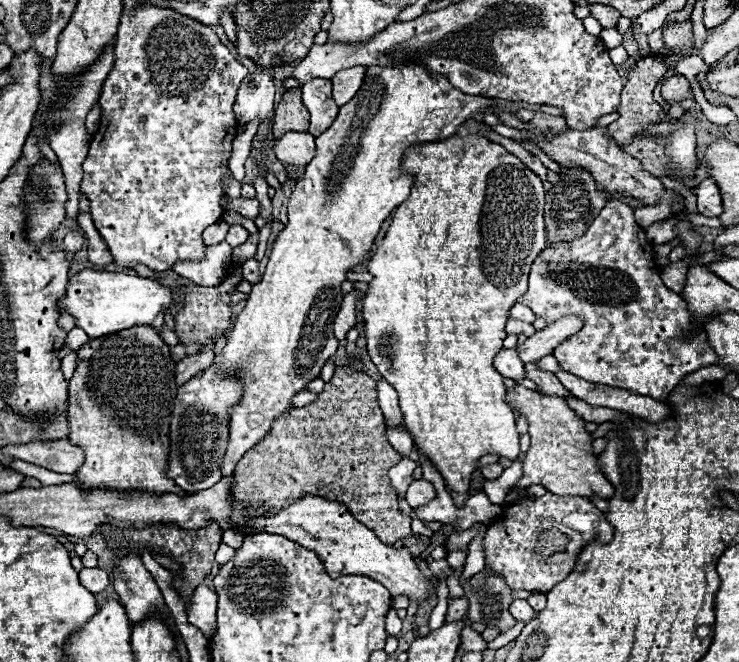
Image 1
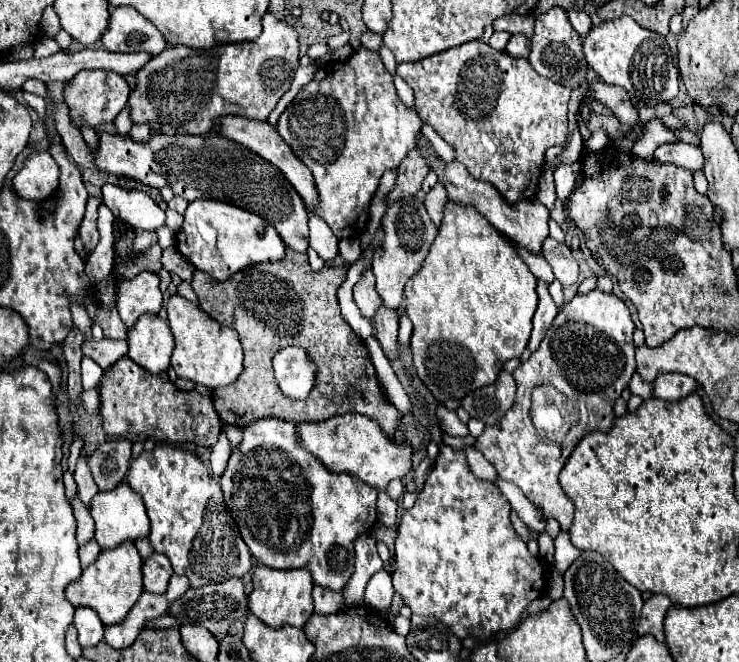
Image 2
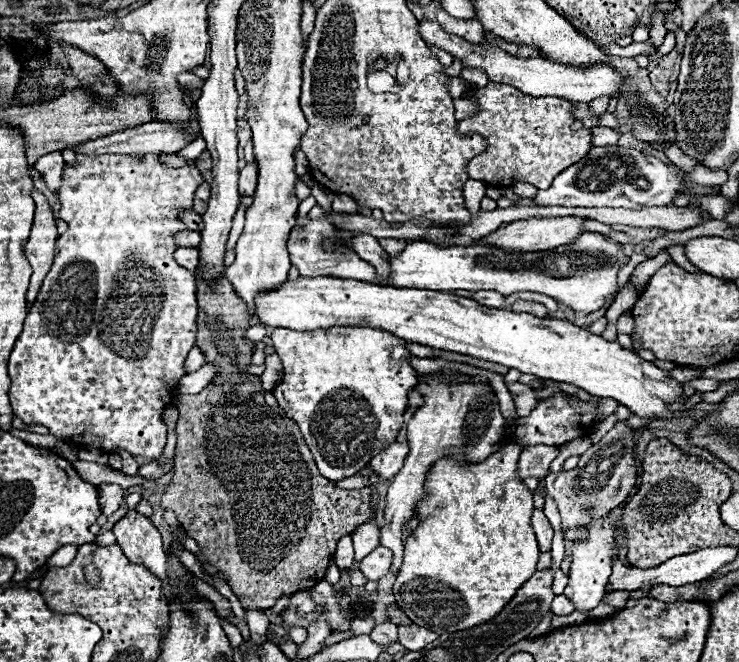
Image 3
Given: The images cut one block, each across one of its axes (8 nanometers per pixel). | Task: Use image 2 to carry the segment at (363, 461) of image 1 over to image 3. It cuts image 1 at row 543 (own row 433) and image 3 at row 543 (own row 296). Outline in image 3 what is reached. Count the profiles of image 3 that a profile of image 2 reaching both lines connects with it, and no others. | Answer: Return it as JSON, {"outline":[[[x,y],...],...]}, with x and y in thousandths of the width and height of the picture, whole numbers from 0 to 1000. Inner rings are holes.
{"outline":[[[265,408],[265,429],[268,429],[268,505],[265,505],[265,523],[279,538],[279,547],[281,550],[290,550],[295,556],[292,556],[290,574],[271,595],[254,595],[254,598],[252,595],[241,595],[238,604],[235,604],[235,613],[244,619],[244,631],[241,631],[241,640],[238,640],[238,659],[241,659],[241,665],[238,665],[238,689],[235,689],[235,722],[233,722],[233,731],[219,746],[219,764],[225,770],[238,773],[241,789],[252,798],[252,807],[268,819],[268,825],[276,834],[276,840],[281,843],[281,849],[290,852],[295,861],[300,861],[300,867],[306,870],[306,876],[314,885],[317,897],[325,903],[327,915],[330,918],[352,918],[352,921],[360,921],[360,918],[368,918],[371,909],[379,900],[398,897],[398,894],[411,891],[411,888],[417,891],[425,882],[430,882],[430,879],[438,876],[441,858],[449,849],[449,840],[455,834],[457,816],[463,810],[476,807],[487,792],[493,792],[493,789],[498,789],[503,782],[501,737],[463,740],[452,728],[436,722],[436,716],[430,713],[428,698],[425,698],[425,692],[422,692],[422,686],[419,686],[419,680],[417,680],[417,674],[414,674],[414,668],[409,662],[409,653],[406,653],[403,640],[395,631],[390,631],[379,613],[360,613],[360,607],[357,607],[357,586],[355,586],[352,571],[344,568],[344,565],[336,565],[336,562],[330,562],[325,556],[325,553],[338,553],[341,526],[344,526],[344,517],[336,517],[333,520],[333,514],[330,514],[330,508],[333,508],[336,495],[338,495],[338,474],[336,474],[333,459],[317,441],[317,432],[306,420],[298,420],[292,429],[281,432],[279,426],[273,426],[271,408]],[[325,568],[333,568],[336,574],[330,580],[314,580]]]}

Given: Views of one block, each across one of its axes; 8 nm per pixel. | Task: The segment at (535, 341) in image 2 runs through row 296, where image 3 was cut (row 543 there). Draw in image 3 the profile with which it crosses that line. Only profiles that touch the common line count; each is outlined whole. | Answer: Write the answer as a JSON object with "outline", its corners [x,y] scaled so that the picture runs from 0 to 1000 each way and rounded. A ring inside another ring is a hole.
{"outline":[[[725,770],[720,776],[720,795],[723,795],[725,813],[728,813],[728,822],[731,822],[731,834],[744,834],[747,813],[750,813],[750,801],[747,801],[747,795],[744,795],[744,789],[736,779],[733,770]]]}

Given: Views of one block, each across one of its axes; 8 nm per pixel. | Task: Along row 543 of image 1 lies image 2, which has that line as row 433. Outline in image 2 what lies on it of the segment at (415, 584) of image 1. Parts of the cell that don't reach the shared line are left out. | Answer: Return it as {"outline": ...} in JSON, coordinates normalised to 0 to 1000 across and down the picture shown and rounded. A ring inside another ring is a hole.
{"outline":[[[479,622],[436,637],[403,637],[401,656],[406,674],[417,680],[425,692],[430,692],[447,713],[474,713],[490,728],[506,734],[512,740],[512,782],[525,798],[536,798],[536,758],[522,746],[522,734],[530,722],[547,722],[558,708],[560,681],[555,680],[555,674],[533,671],[517,656],[506,634]]]}

